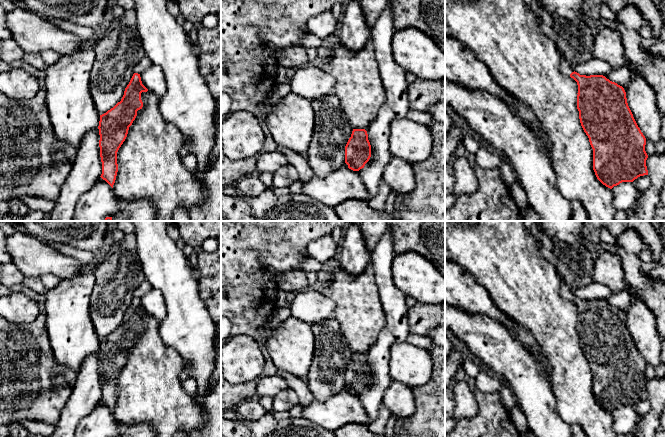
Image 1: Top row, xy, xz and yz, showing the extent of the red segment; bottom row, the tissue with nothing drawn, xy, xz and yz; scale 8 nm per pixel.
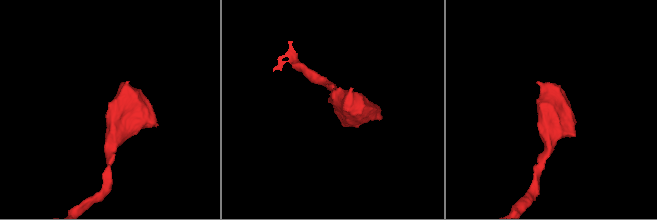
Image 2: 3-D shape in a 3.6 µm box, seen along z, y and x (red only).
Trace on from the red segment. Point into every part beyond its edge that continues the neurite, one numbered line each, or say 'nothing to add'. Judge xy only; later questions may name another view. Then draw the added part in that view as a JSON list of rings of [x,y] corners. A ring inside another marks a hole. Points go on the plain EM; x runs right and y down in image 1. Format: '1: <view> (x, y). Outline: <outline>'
nothing to add

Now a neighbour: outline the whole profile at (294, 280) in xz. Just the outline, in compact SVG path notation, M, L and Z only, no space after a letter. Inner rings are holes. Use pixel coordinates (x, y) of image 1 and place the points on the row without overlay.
M290 270L288 272L274 273L278 289L285 292L299 292L308 290L306 273L303 270Z

